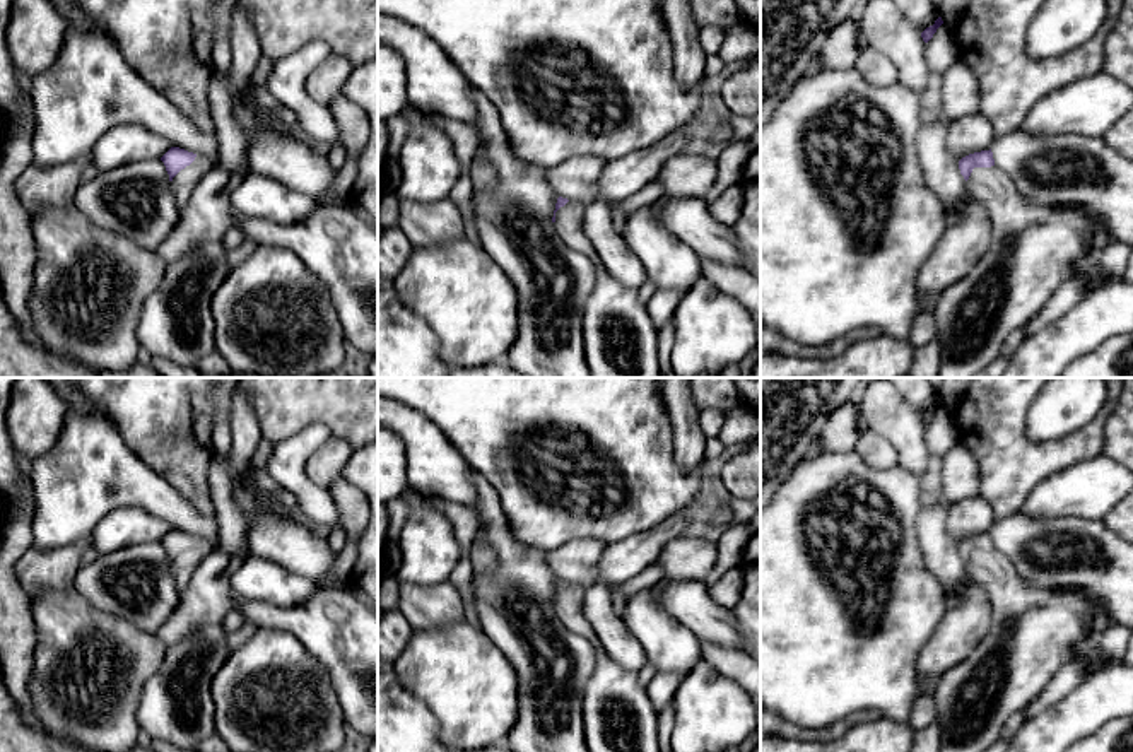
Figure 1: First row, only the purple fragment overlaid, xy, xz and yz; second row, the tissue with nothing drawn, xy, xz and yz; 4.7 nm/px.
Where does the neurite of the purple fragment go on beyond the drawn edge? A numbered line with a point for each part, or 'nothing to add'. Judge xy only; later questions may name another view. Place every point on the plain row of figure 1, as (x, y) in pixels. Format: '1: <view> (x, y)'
1: xy (183, 566)

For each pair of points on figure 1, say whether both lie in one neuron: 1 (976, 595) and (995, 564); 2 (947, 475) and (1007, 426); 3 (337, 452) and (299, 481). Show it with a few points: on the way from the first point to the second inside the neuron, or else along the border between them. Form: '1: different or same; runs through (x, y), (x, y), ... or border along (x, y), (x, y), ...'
1: different; border along (973, 580), (988, 595), (990, 624)
2: different; border along (961, 438), (976, 464), (980, 493)
3: different; border along (328, 440), (308, 462), (306, 475), (311, 482)

